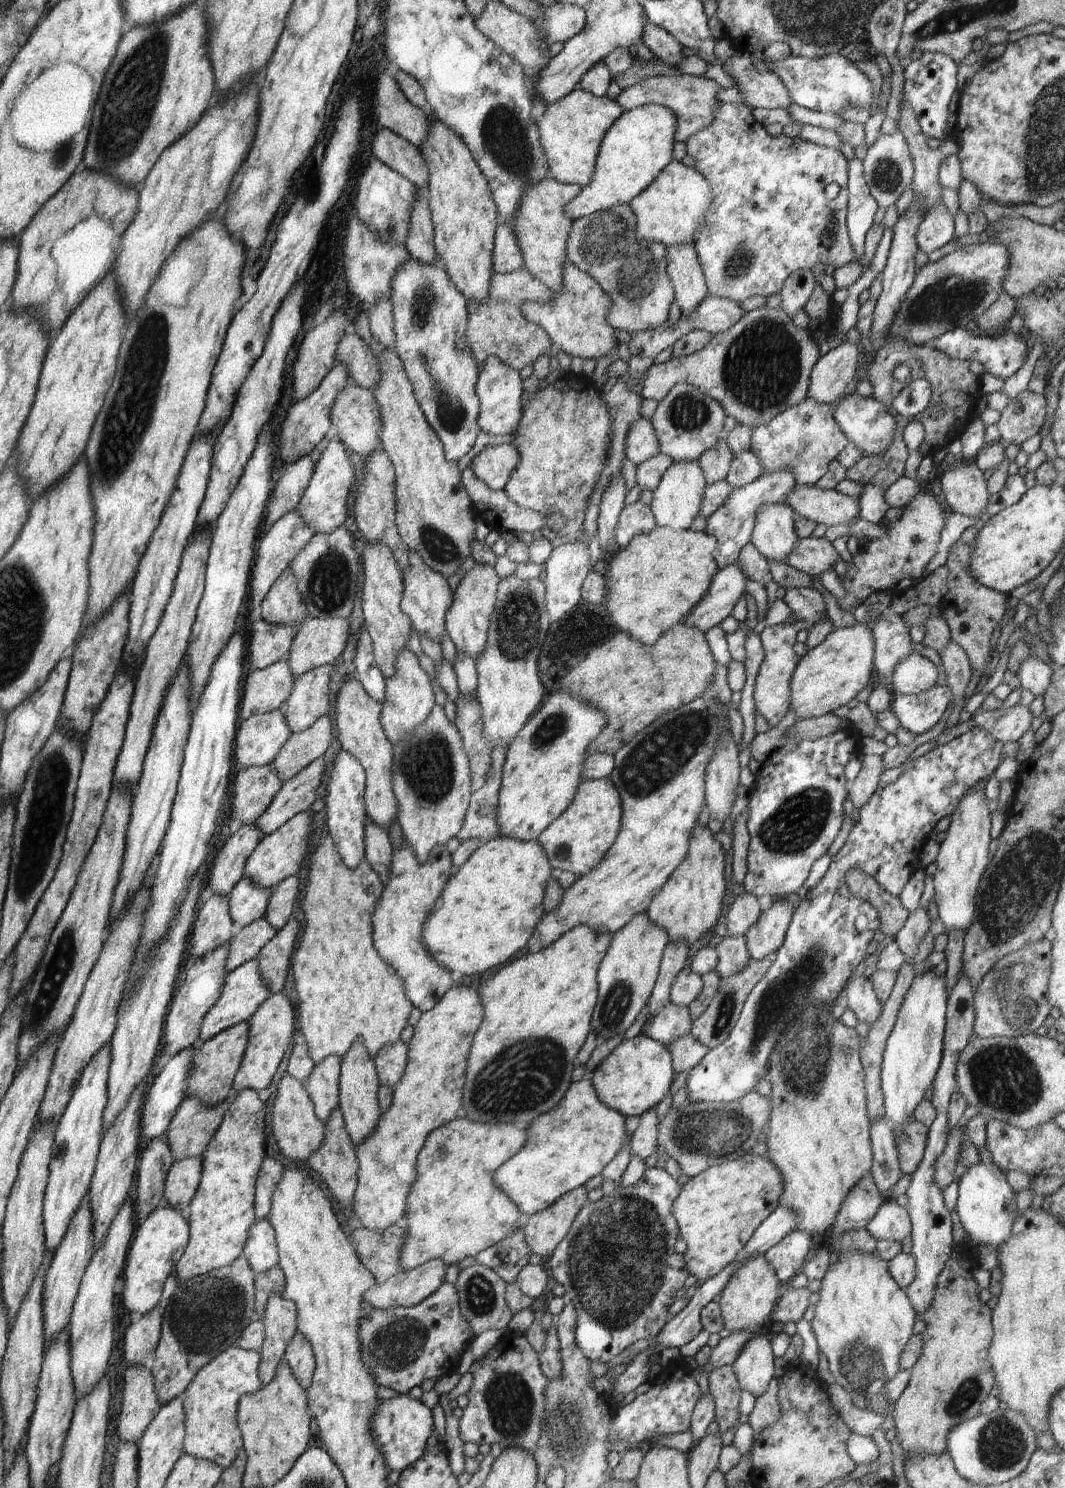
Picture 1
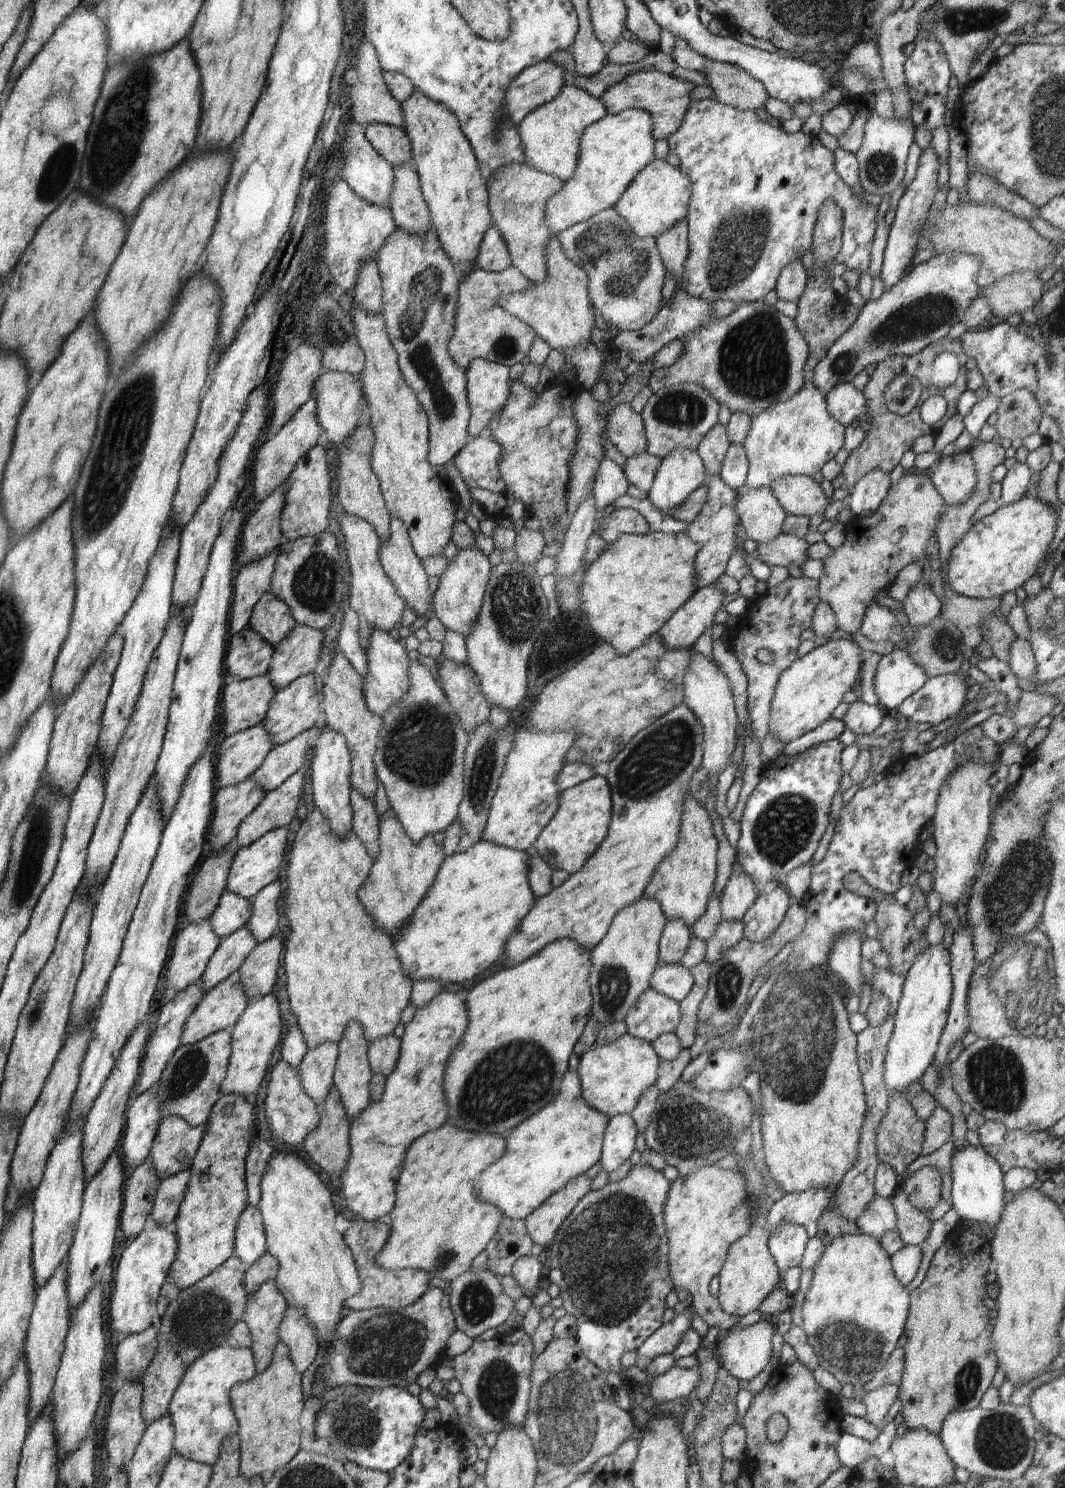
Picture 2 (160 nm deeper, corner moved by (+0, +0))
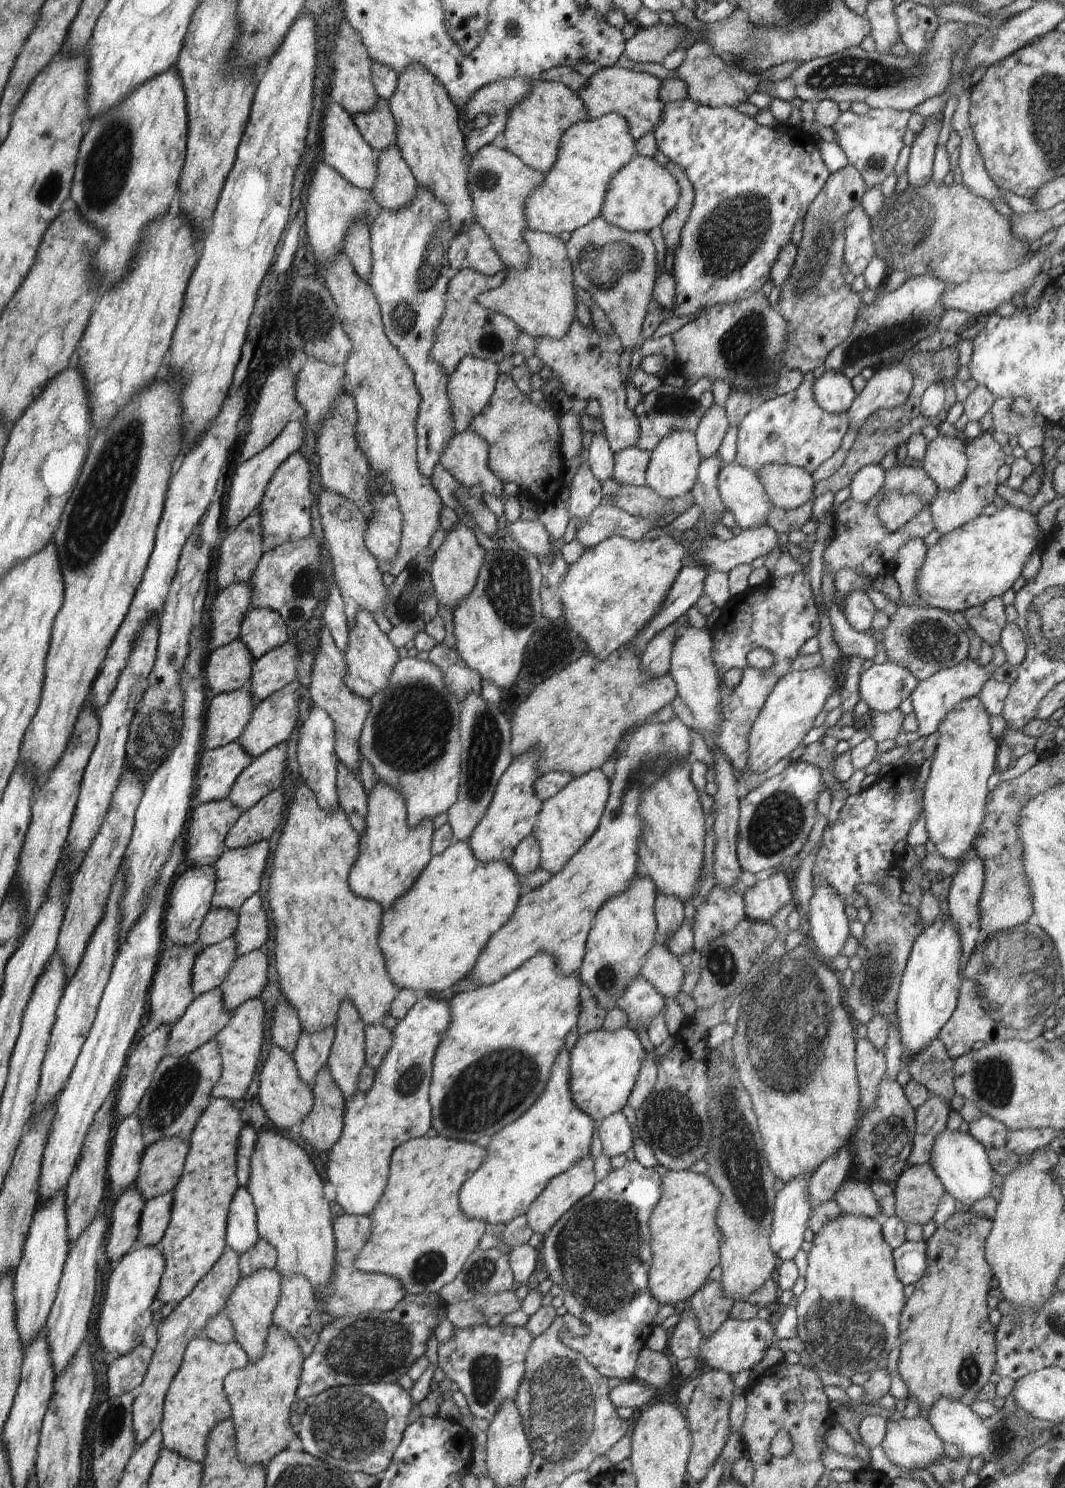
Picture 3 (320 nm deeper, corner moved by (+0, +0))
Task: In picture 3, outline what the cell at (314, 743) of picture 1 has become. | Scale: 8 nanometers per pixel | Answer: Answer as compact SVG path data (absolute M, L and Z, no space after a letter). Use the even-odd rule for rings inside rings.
M288 742L272 747L242 770L228 795L232 804L246 812L264 798L264 795L280 787L287 765L287 744Z

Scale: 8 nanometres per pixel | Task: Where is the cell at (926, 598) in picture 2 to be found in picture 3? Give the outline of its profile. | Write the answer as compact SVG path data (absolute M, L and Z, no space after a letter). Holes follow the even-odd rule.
M908 539L902 547L899 548L895 569L892 576L900 587L902 604L924 606L921 598L916 594L915 580L926 556L926 545L923 539Z

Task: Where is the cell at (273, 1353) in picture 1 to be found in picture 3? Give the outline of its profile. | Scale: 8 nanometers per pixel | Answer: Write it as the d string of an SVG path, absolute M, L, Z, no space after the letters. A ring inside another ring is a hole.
M259 1268L249 1275L242 1275L227 1298L224 1313L235 1328L234 1342L242 1347L250 1363L262 1358L267 1337L267 1328L273 1322L273 1312L281 1289L279 1272L269 1268Z

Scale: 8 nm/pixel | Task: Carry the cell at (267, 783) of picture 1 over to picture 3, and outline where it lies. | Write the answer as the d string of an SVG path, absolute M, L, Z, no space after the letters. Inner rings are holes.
M230 799L210 801L190 810L190 818L186 825L185 845L183 855L188 864L193 867L212 867L225 849L225 838L228 831L236 824L243 811Z

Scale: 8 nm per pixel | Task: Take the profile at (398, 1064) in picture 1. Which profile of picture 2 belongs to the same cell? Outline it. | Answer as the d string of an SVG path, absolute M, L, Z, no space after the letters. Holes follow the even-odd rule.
M392 1034L369 1043L368 1058L372 1072L382 1074L385 1078L391 1074L400 1056L400 1041L400 1038Z

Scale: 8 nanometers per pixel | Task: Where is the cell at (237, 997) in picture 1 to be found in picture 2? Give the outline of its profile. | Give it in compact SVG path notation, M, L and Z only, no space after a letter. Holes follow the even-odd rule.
M236 971L220 984L217 984L212 990L204 993L202 1000L196 1005L192 1014L188 1017L186 1025L183 1026L181 1044L193 1045L209 1037L211 1034L229 1030L236 1024L236 1021L246 1010L249 1002L250 998L244 994L239 972Z

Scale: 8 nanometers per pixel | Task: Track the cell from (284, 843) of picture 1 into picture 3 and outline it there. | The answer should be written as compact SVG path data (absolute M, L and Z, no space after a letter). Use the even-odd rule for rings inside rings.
M260 841L253 845L224 849L220 858L213 864L215 870L215 891L211 900L211 909L228 909L237 911L262 886L262 874L268 864L268 841Z

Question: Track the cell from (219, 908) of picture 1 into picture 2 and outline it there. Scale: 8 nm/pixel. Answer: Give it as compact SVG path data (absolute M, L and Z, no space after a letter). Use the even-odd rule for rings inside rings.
M209 919L190 923L174 938L173 956L164 972L165 987L178 991L197 984L221 939L209 925Z

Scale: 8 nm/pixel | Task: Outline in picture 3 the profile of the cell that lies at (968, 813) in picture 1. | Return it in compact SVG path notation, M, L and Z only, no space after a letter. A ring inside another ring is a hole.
M978 697L959 702L950 710L938 728L938 738L931 762L929 776L927 776L923 790L923 815L929 839L934 842L940 856L948 860L960 860L972 848L973 840L979 834L980 825L985 817L985 802L988 790L986 782L990 775L998 771L996 756L999 749L998 741L990 734L989 714Z

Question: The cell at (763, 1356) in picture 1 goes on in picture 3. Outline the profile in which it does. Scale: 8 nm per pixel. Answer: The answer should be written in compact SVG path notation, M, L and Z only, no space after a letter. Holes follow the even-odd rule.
M687 1303L682 1308L679 1322L669 1331L666 1352L673 1358L696 1358L705 1369L724 1371L729 1375L738 1374L742 1370L751 1370L765 1355L765 1352L774 1345L776 1336L768 1321L754 1317L743 1321L732 1315L726 1319L715 1331L700 1330L696 1313Z

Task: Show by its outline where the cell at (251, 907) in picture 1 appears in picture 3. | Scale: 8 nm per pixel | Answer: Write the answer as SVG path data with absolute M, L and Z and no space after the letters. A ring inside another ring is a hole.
M210 909L198 929L198 943L207 947L232 938L235 936L237 924L237 911Z

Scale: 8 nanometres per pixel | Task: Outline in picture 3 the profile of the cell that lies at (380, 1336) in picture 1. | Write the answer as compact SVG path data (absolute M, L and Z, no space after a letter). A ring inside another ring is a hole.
M406 1301L391 1311L366 1311L356 1316L335 1318L322 1327L312 1352L303 1360L300 1386L295 1394L296 1400L304 1400L342 1385L397 1383L400 1376L407 1374L415 1360L426 1352L428 1337L434 1335L438 1321L443 1318L442 1304L438 1307L426 1307Z

